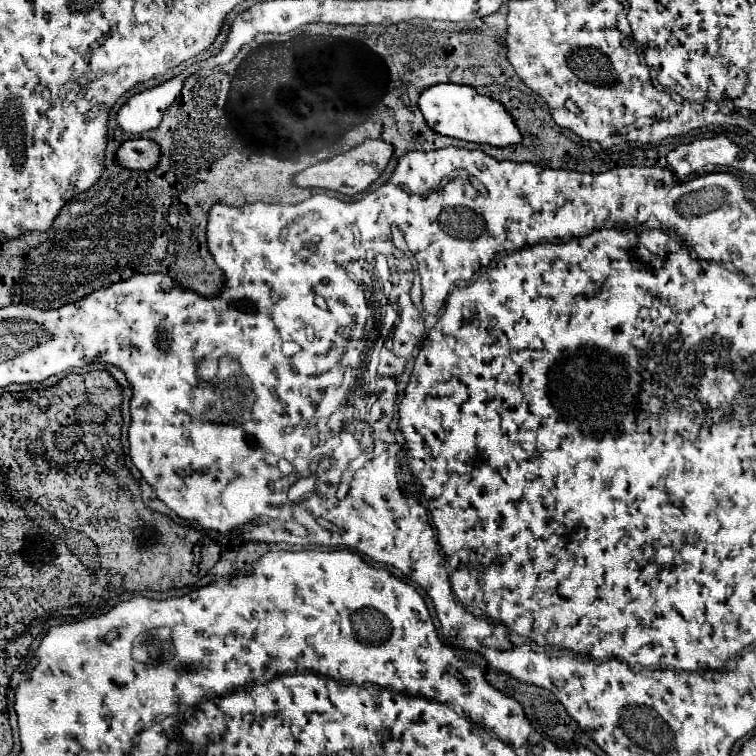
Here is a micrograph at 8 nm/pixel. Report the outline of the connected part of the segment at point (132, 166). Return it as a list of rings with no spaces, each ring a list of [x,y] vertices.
[[[129,140],[117,150],[117,162],[129,170],[153,170],[161,158],[161,148],[153,140]]]

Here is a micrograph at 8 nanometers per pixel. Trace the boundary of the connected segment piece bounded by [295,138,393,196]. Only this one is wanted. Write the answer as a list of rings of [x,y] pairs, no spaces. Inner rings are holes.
[[[367,138],[365,142],[357,144],[349,152],[343,152],[339,156],[333,156],[329,160],[323,160],[315,166],[305,168],[303,172],[299,172],[295,176],[295,184],[303,186],[303,188],[327,188],[327,190],[335,190],[335,192],[341,192],[341,194],[355,196],[355,194],[367,190],[381,176],[381,172],[389,164],[391,156],[393,156],[393,144]]]

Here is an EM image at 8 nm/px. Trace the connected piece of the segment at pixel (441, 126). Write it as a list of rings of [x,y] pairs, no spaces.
[[[451,82],[435,84],[421,94],[419,110],[423,112],[429,128],[443,136],[451,136],[451,138],[459,138],[465,142],[475,142],[475,144],[501,146],[501,148],[523,142],[523,136],[513,116],[505,110],[505,106],[489,96],[477,94],[473,86],[459,86]]]

